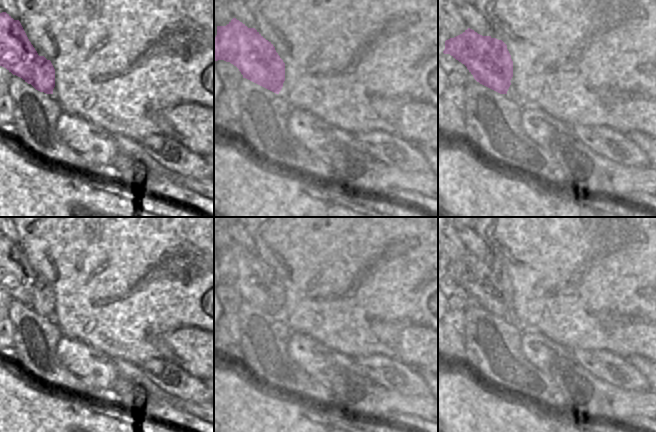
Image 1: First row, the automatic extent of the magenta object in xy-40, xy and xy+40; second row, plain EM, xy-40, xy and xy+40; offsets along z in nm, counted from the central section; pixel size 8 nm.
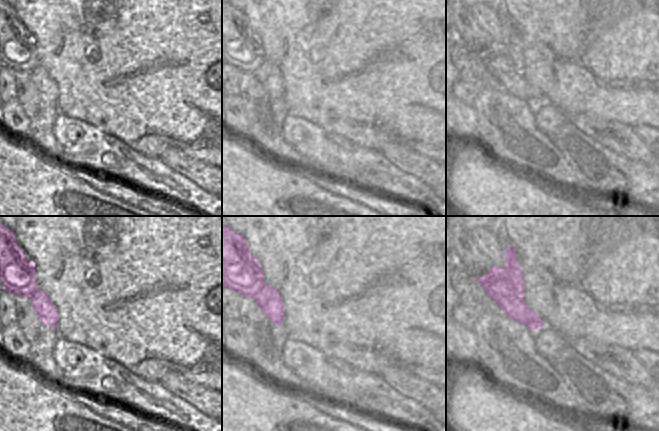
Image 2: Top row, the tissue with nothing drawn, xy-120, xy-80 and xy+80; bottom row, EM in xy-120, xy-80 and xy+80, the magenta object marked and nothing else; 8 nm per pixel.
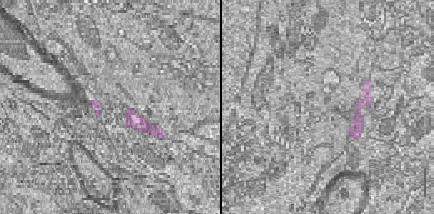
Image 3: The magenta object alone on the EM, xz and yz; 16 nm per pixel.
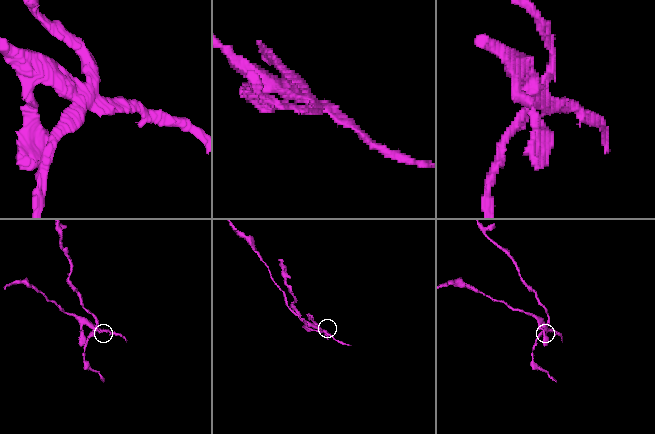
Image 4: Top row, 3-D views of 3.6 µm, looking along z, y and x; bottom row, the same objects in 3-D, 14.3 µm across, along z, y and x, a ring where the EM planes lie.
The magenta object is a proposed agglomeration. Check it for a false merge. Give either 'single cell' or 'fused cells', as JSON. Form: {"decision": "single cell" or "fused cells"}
{"decision": "fused cells"}

